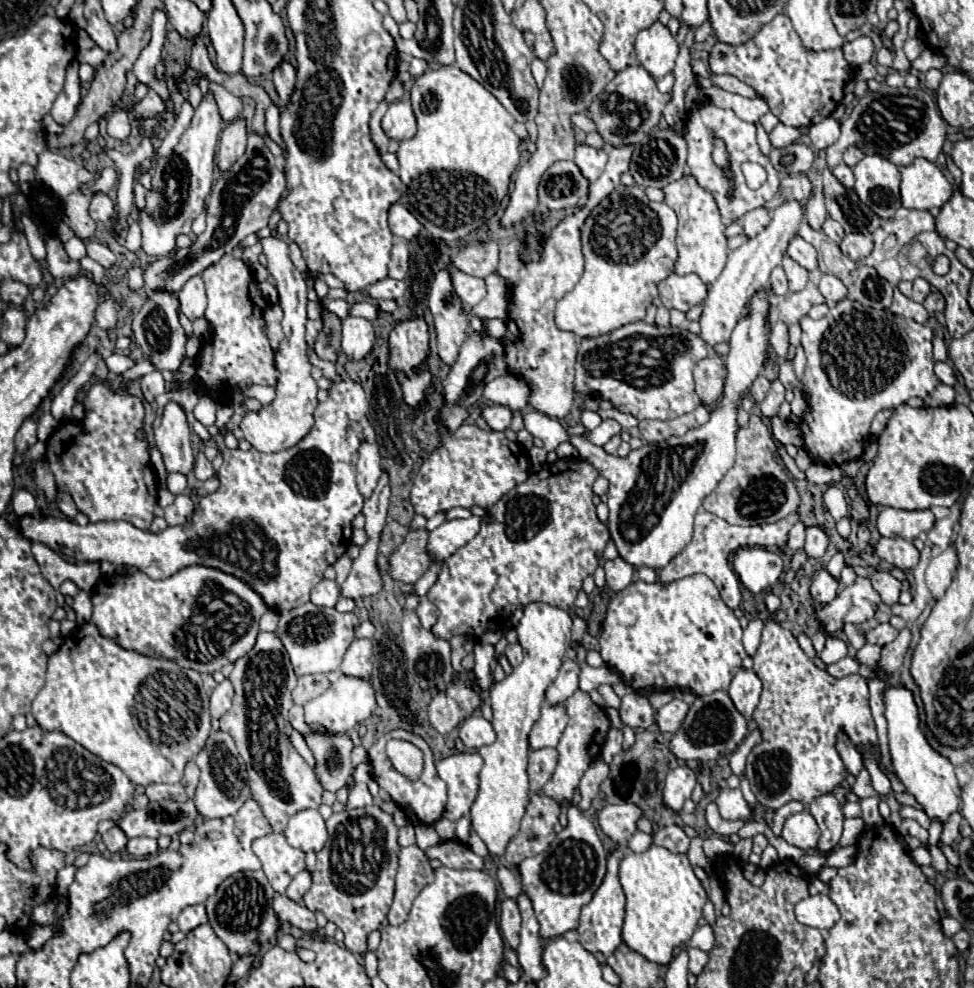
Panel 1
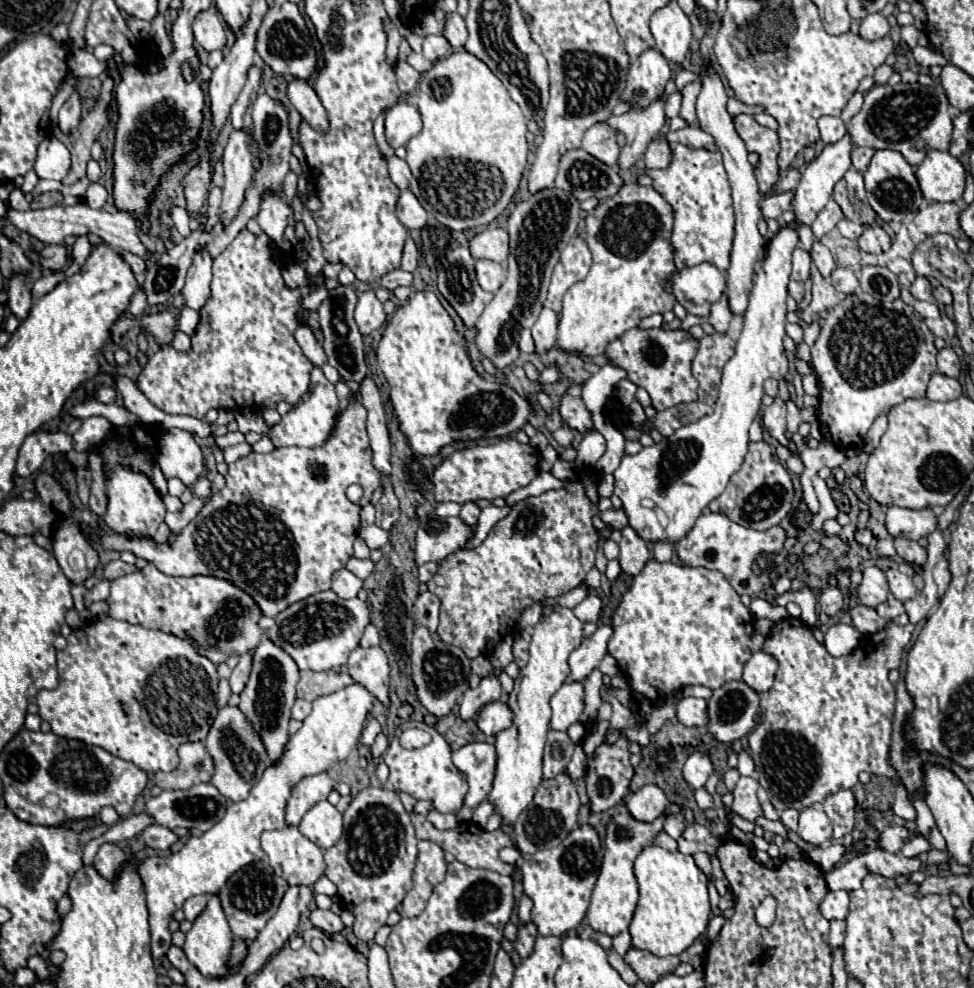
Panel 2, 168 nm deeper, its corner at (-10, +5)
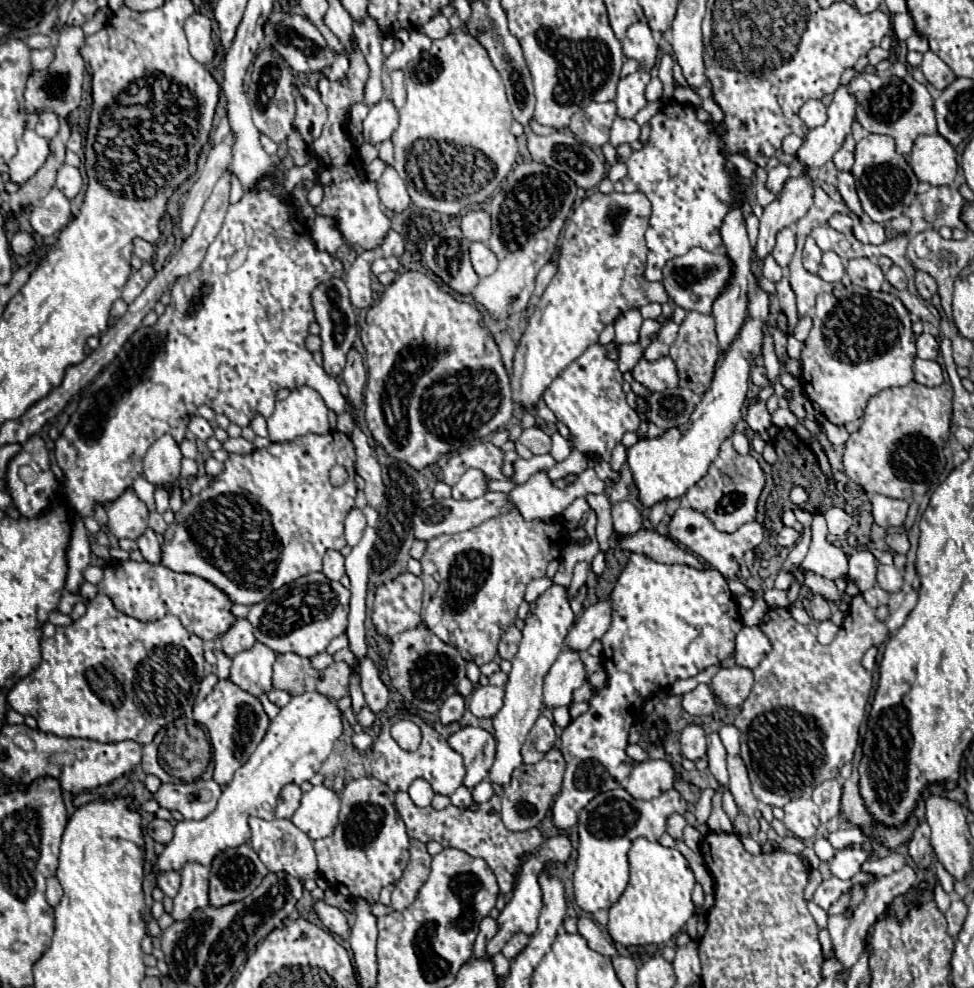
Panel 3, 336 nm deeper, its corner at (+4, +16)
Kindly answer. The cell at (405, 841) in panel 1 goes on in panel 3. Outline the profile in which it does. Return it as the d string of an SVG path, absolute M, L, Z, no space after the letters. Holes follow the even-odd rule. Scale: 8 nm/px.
M407 792L395 794L395 806L397 806L397 812L403 818L403 822L407 826L407 834L411 838L417 838L421 842L435 840L441 846L457 848L457 850L467 852L469 856L483 858L489 864L489 868L493 870L493 874L499 882L499 890L503 894L513 890L517 868L519 868L519 862L523 860L523 856L537 850L539 844L543 842L543 834L537 828L533 828L529 832L509 832L503 826L499 796L493 796L489 802L481 804L477 812L471 812L469 808L455 808L455 806L447 806L447 810L439 810L439 812L433 810L431 806L417 808Z

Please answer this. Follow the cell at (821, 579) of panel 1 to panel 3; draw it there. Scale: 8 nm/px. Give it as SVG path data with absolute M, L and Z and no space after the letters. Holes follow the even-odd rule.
M813 594L813 598L811 598L811 616L815 620L827 620L831 616L829 602L821 594Z

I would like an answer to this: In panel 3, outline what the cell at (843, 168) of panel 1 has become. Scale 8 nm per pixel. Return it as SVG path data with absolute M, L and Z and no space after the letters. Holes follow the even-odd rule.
M839 172L837 180L839 180L839 182L837 182L837 188L839 188L845 204L847 204L855 214L861 216L863 210L861 210L861 202L859 202L859 198L857 198L857 192L855 192L853 174L851 174L851 172Z

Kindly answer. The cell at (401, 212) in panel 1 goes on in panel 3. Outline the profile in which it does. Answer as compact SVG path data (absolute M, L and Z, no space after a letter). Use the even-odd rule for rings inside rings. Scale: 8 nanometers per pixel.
M387 166L383 176L377 180L377 190L379 190L381 204L393 212L403 212L411 204L405 182L397 176L395 168L391 166Z

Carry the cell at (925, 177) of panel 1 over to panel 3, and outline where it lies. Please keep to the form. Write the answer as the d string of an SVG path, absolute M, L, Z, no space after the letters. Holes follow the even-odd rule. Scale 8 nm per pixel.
M933 134L933 136L919 136L915 140L915 146L909 154L909 164L915 172L915 176L919 178L919 182L929 182L931 186L949 186L955 182L955 176L957 176L957 160L955 160L955 150L953 146L939 134Z

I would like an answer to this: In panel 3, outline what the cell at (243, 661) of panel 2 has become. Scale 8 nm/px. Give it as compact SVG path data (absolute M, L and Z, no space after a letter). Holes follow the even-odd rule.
M239 618L229 628L229 632L225 632L221 636L221 642L223 642L223 652L229 658L235 658L235 654L239 654L243 650L249 650L255 644L255 636L253 636L253 630L249 628L249 622Z

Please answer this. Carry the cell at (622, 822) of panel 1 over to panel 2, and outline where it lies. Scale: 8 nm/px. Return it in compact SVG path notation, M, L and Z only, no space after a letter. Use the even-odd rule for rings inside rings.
M643 785L639 791L631 793L631 797L627 799L627 809L629 813L639 819L639 821L655 821L665 807L669 805L669 799L665 795L665 791L657 785Z

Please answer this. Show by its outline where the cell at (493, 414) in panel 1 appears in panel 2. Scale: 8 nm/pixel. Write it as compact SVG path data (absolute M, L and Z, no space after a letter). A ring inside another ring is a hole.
M419 291L397 307L389 319L377 347L377 363L391 387L389 401L399 419L399 429L407 437L409 447L417 455L437 455L445 445L457 441L477 441L491 437L509 437L523 429L529 419L529 405L511 385L503 381L487 381L471 363L465 339L457 333L455 321L443 309L433 291Z

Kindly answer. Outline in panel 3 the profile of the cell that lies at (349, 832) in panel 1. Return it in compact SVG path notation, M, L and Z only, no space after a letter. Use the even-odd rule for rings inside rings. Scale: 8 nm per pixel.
M377 778L351 780L339 794L341 812L335 832L315 842L319 874L331 888L341 890L351 900L379 900L383 886L395 884L409 862L409 836L395 810L395 796Z

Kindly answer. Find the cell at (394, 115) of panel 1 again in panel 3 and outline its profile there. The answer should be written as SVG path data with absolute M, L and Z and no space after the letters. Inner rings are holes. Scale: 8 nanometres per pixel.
M383 98L369 108L367 118L363 120L365 142L381 144L383 140L391 138L397 126L399 126L399 112L389 98Z

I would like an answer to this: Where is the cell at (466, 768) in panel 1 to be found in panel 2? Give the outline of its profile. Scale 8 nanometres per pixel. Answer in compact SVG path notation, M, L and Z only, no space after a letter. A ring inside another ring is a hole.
M469 743L453 751L453 763L461 773L465 773L469 781L469 793L465 797L465 805L475 809L481 801L487 799L491 791L497 763L495 747L491 743Z

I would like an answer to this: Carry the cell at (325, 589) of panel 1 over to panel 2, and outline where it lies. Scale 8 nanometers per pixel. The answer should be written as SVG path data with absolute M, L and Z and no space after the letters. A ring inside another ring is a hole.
M339 569L335 575L333 575L333 591L343 597L343 599L351 599L351 597L357 597L359 589L363 587L363 581L359 577L355 577L351 571L347 569Z

